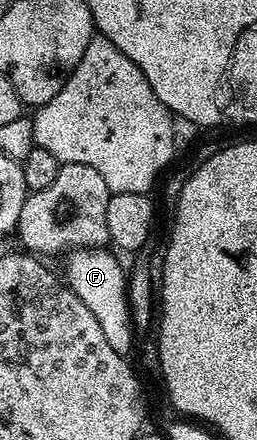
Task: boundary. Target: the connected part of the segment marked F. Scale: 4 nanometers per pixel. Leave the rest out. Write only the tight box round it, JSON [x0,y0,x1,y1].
[65,247,137,357]

